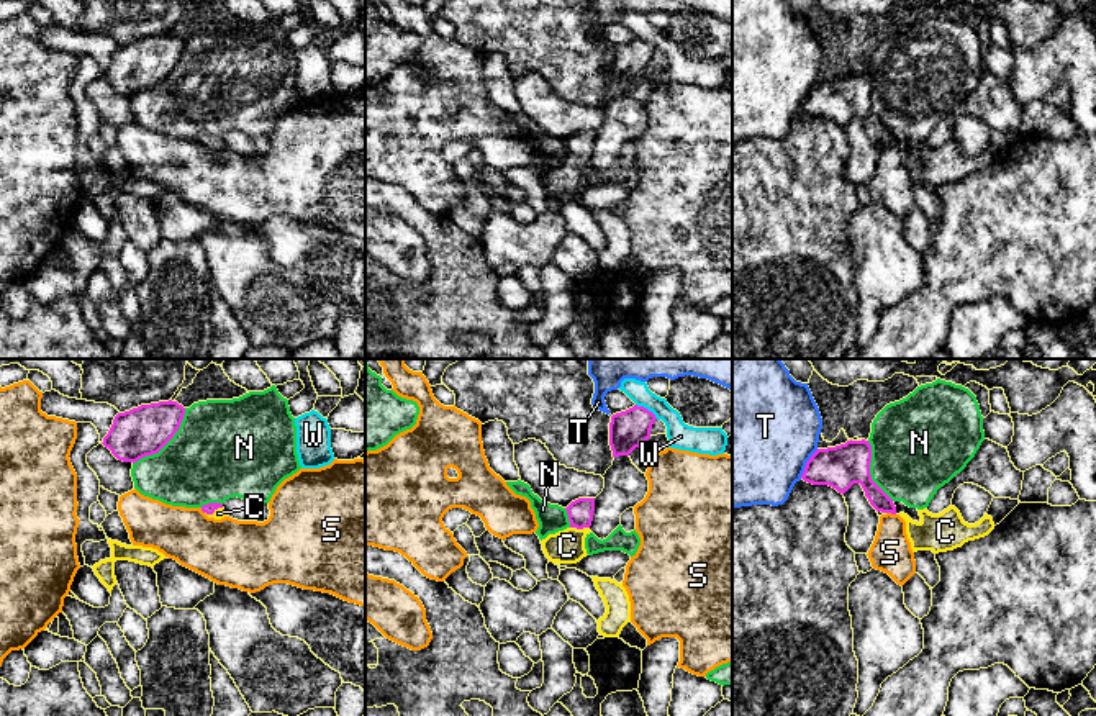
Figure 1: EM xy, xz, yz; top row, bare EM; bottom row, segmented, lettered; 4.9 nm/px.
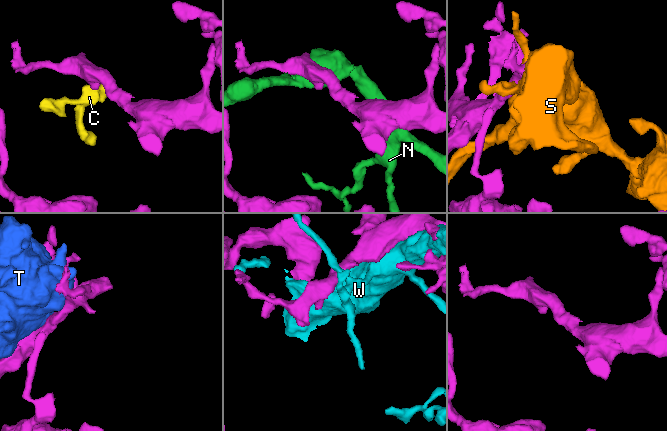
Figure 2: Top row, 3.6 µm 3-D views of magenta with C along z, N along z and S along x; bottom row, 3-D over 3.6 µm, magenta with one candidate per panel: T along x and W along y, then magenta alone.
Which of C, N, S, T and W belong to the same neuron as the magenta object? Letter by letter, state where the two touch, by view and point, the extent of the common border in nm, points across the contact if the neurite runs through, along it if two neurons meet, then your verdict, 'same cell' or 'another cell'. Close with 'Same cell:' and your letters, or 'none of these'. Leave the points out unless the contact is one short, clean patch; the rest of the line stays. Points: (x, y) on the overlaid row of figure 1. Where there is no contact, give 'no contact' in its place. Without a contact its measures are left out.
C: contact xz (580, 528); length 100 nm; way xz (580, 512), (580, 528), (567, 546); same cell
N: contact xy (166, 443); length 380 nm; another cell
S: contact yz (892, 513); length 50 nm; another cell
T: contact yz (806, 464); length 170 nm; another cell
W: contact xz (646, 408); length 130 nm; another cell
Same cell: C

